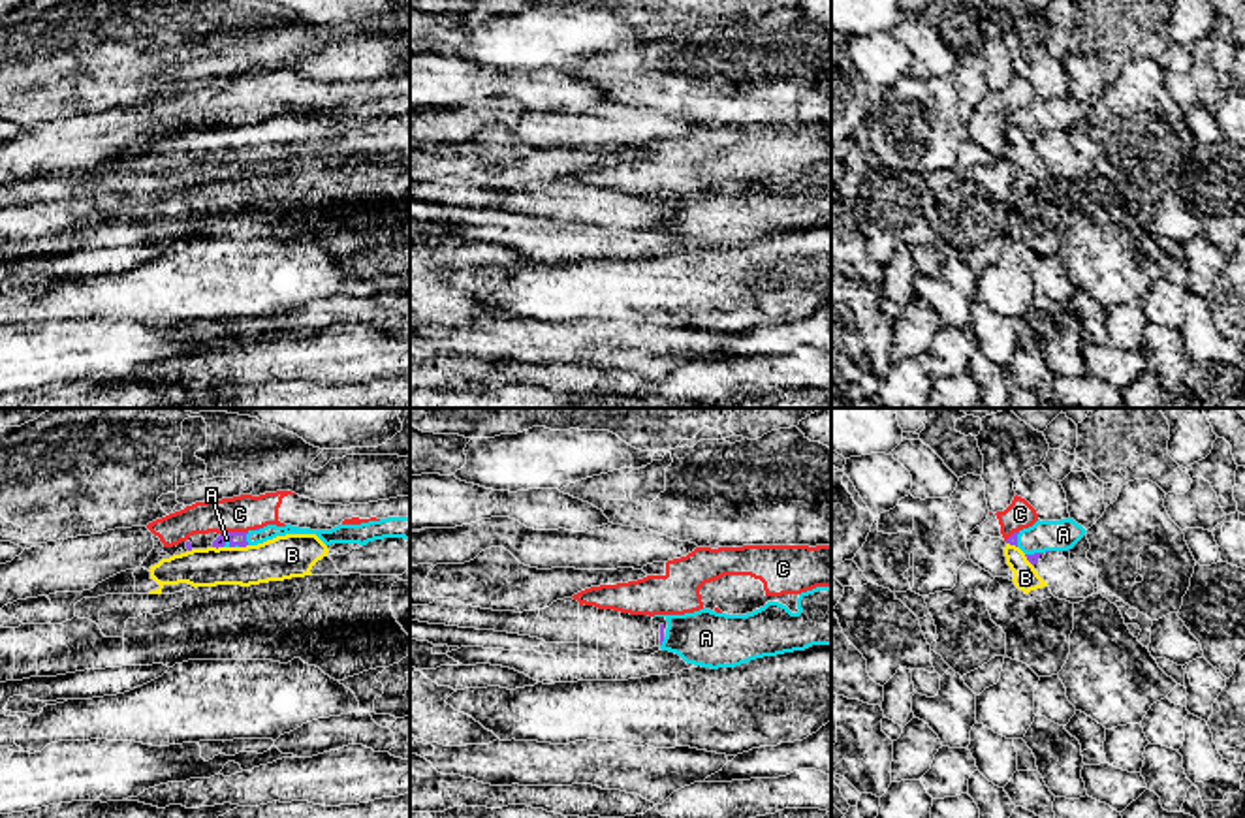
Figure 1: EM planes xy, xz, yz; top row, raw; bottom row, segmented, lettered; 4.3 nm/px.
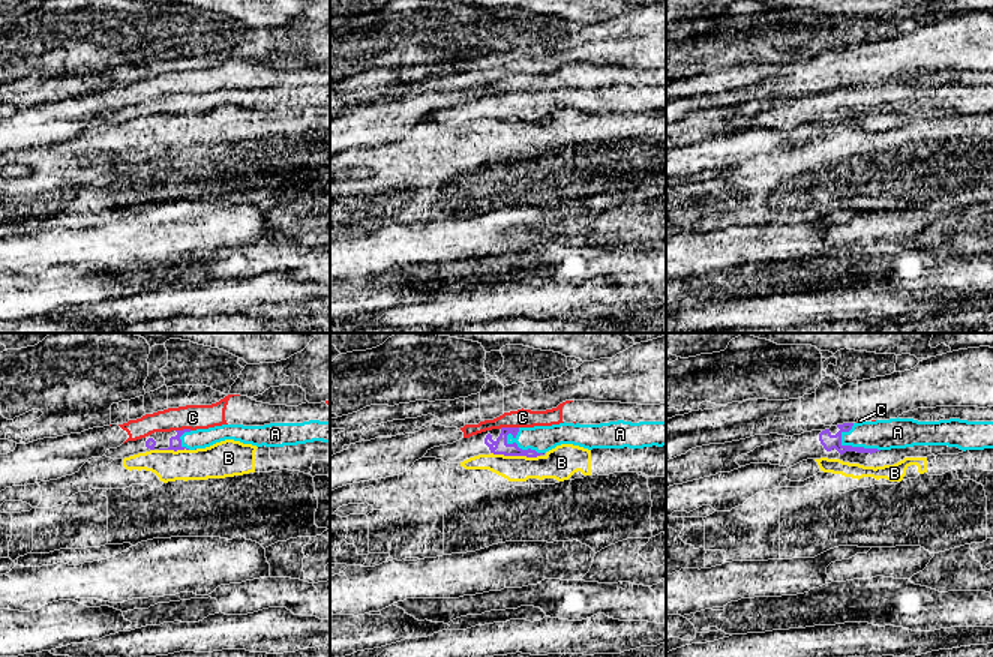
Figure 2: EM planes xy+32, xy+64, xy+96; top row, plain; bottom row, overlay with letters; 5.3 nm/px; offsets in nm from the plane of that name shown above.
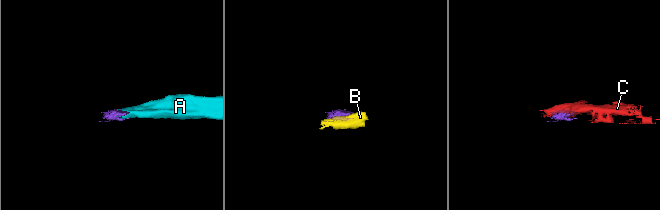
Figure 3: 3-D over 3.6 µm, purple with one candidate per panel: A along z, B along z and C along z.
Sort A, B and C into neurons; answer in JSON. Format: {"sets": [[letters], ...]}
{"sets": [["A"], ["B"], ["C"]]}

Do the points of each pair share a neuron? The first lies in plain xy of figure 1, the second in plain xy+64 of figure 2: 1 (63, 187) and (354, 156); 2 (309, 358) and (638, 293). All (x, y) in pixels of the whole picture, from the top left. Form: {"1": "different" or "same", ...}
{"1": "same", "2": "same"}

